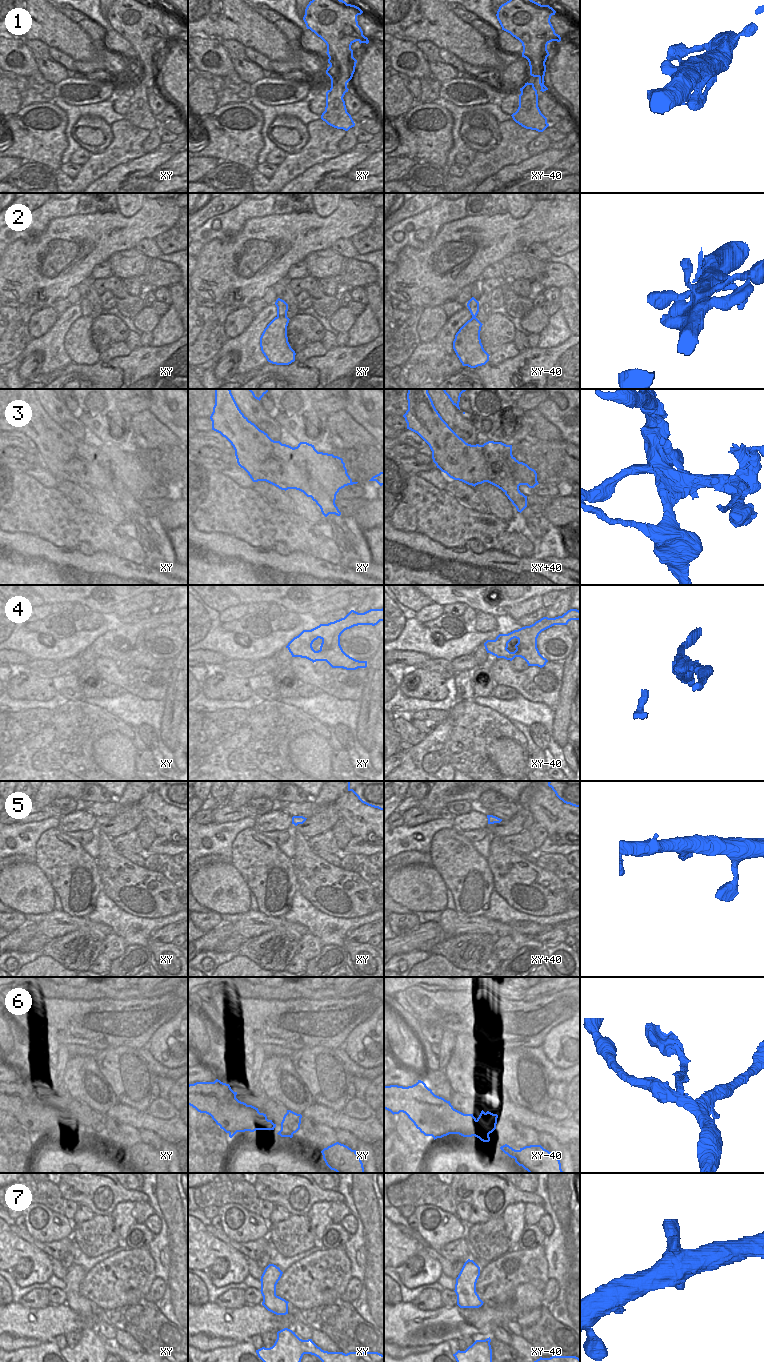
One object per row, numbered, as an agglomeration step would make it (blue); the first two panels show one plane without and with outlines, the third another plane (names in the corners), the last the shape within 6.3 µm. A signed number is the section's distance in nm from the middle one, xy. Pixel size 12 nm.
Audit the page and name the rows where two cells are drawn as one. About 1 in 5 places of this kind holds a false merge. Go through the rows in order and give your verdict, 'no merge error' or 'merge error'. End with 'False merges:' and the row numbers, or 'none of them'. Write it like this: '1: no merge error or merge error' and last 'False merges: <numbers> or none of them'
1: no merge error
2: no merge error
3: merge error
4: no merge error
5: no merge error
6: merge error
7: no merge error
False merges: 3, 6

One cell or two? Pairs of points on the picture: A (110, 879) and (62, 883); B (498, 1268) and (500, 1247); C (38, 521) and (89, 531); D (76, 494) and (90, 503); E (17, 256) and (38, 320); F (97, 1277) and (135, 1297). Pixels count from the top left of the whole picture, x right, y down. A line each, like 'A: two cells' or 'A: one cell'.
A: two cells
B: two cells
C: one cell
D: one cell
E: two cells
F: two cells

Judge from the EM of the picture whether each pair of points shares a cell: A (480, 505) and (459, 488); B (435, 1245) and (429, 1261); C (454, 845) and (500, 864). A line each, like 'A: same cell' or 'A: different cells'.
A: same cell
B: different cells
C: different cells

